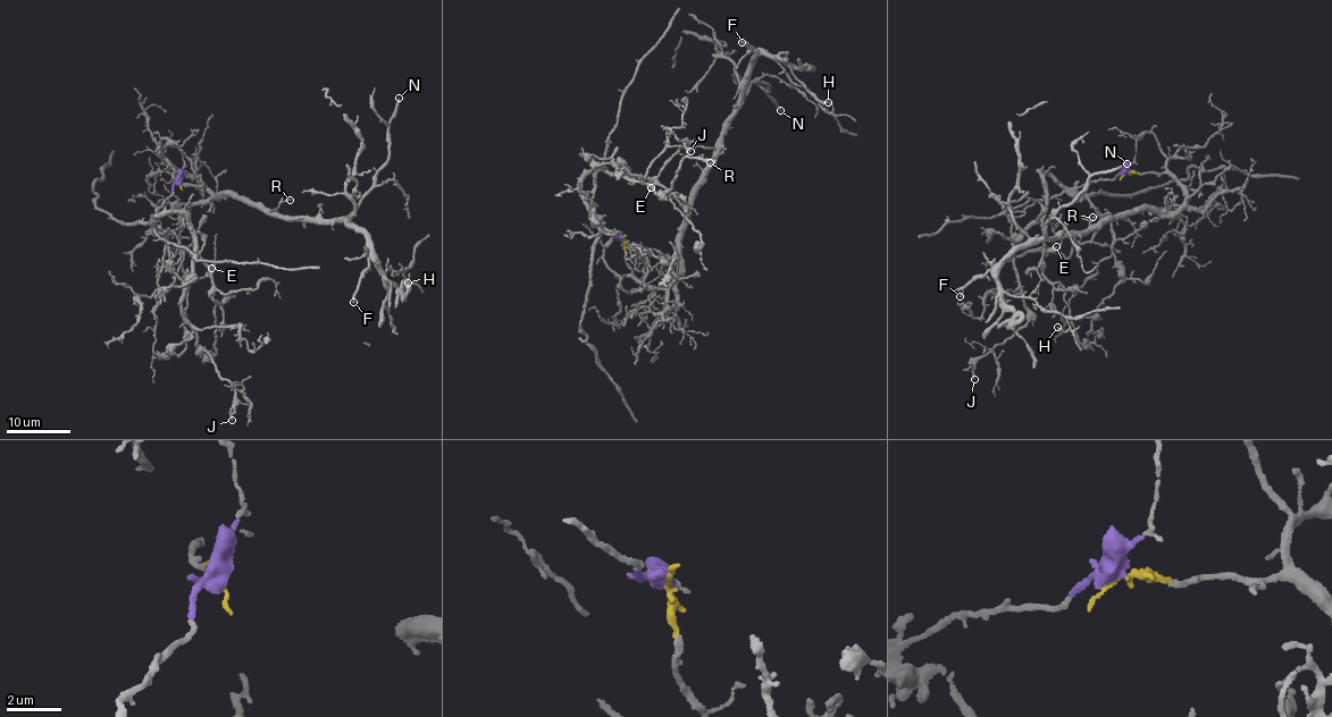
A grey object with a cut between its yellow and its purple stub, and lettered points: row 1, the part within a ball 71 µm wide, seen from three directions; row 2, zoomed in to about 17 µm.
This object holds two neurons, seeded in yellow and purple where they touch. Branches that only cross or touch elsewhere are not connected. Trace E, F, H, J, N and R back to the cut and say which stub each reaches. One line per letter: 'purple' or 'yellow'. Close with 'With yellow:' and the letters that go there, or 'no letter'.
E: purple
F: yellow
H: yellow
J: purple
N: yellow
R: yellow
With yellow: F, H, N, R

